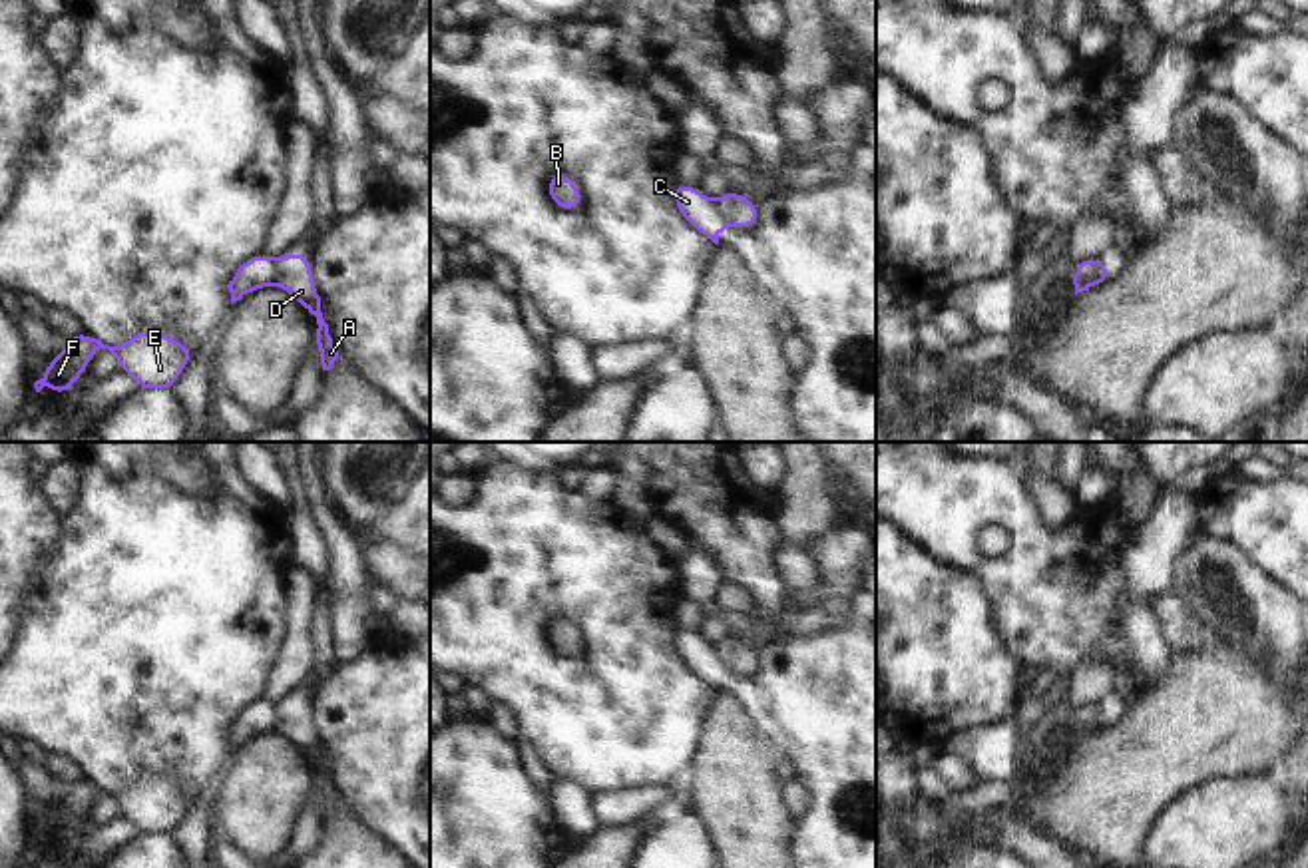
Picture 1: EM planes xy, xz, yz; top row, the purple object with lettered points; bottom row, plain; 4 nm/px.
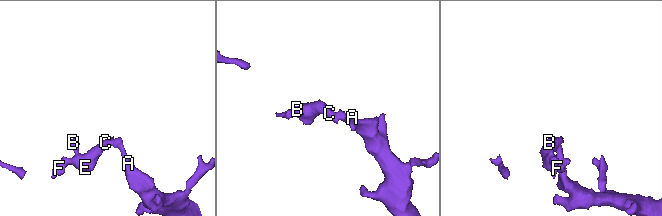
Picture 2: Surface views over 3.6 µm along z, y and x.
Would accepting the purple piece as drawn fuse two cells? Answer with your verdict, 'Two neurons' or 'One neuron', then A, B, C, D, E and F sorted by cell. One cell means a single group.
Two neurons. Groups: A D / B C E F.

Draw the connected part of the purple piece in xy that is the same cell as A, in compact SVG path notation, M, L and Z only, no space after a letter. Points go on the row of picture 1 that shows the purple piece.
M295 251L277 259L277 277L275 283L285 293L289 293L305 311L317 317L317 328L313 330L315 344L321 350L323 370L330 370L338 348L334 346L328 325L321 313L321 297L313 281L313 265L307 259L305 251Z

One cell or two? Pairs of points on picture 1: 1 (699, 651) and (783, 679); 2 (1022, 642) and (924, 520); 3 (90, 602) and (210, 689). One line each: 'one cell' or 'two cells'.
1: one cell
2: one cell
3: one cell

